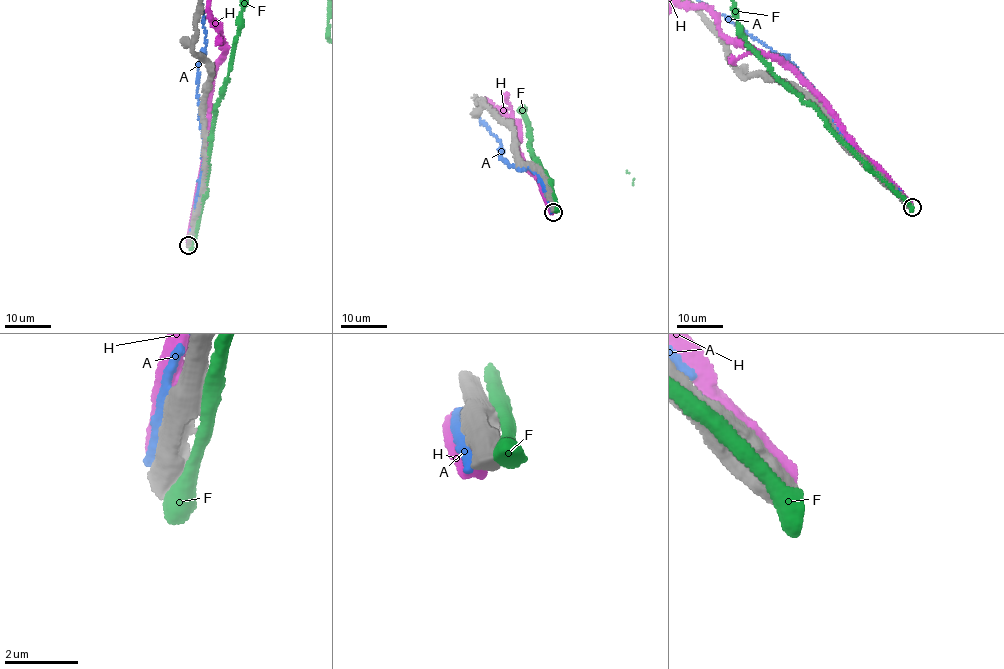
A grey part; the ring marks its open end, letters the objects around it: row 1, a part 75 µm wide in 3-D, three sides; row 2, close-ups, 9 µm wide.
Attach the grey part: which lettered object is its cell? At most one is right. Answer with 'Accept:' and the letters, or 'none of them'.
Accept: none of them

